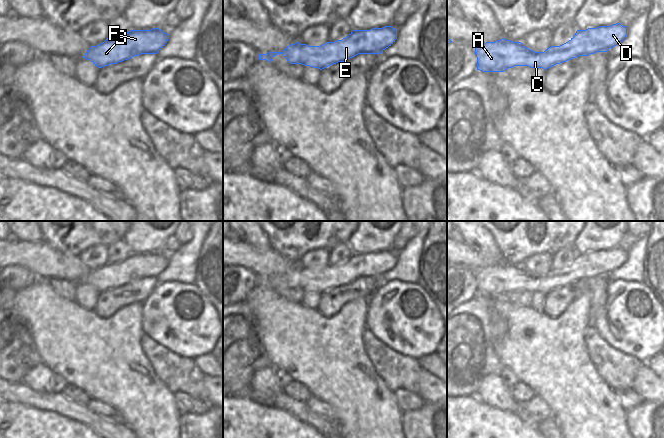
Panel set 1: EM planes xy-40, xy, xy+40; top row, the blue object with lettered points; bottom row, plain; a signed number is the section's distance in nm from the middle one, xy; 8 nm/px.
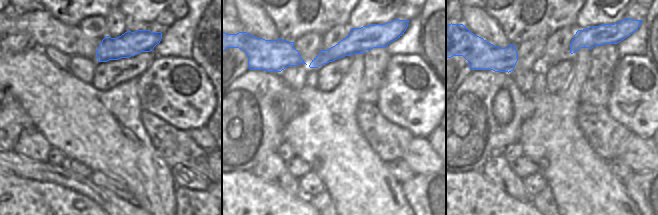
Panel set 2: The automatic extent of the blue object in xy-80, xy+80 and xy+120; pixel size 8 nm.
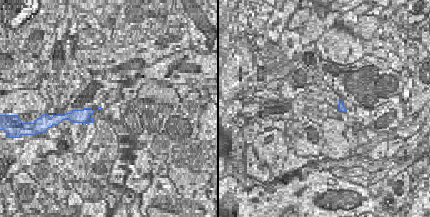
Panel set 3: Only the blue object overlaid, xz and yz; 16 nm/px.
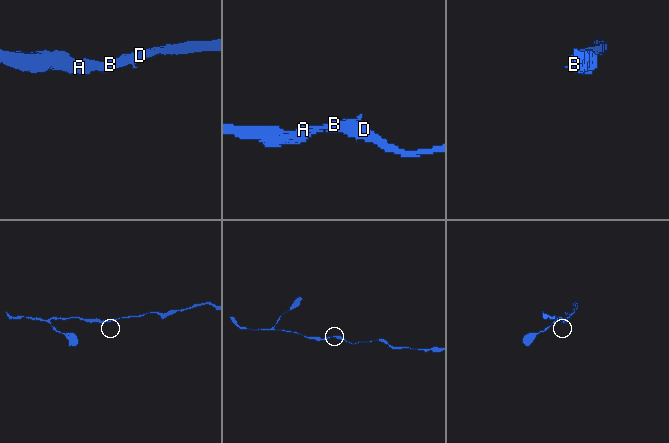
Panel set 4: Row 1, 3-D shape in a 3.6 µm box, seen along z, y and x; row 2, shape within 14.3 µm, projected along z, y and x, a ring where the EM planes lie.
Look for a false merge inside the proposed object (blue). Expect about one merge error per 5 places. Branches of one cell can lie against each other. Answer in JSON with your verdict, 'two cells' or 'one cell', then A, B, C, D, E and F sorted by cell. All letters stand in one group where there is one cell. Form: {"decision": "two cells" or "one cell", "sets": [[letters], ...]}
{"decision": "one cell", "sets": [["A", "B", "C", "D", "E", "F"]]}

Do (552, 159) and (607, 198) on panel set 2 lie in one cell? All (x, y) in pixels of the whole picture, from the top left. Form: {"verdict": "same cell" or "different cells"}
{"verdict": "same cell"}

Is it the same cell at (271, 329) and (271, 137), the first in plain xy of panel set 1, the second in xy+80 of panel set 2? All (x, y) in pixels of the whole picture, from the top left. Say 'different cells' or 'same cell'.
different cells

